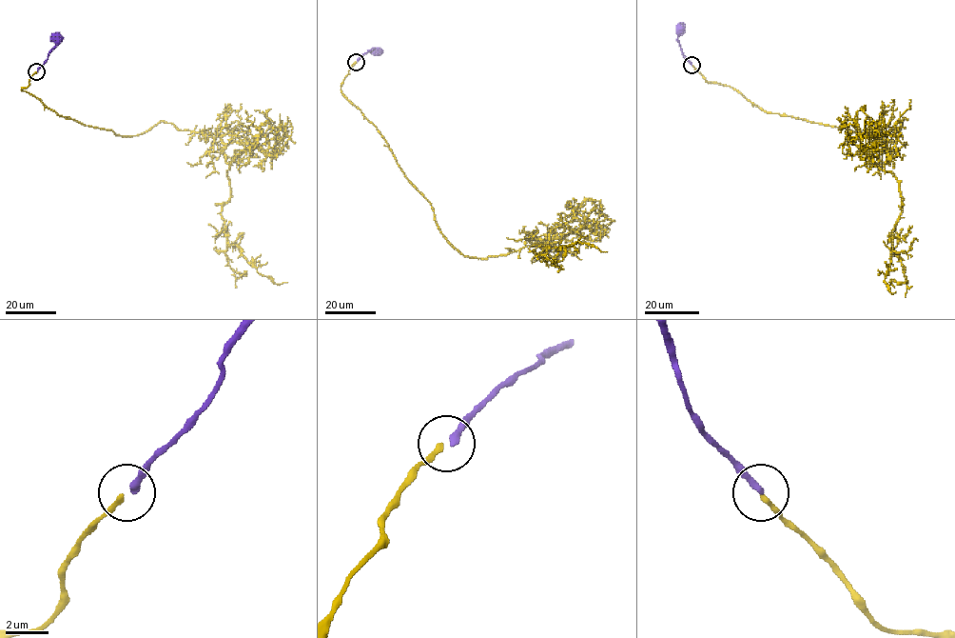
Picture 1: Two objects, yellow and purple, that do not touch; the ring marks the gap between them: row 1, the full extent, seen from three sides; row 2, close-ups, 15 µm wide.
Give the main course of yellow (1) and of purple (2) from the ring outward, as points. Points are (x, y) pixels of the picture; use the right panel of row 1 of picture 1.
1: (691, 65), (767, 112), (881, 134), (904, 117), (868, 154), (899, 184), (884, 281), (895, 291)
2: (691, 64), (681, 49), (678, 29)

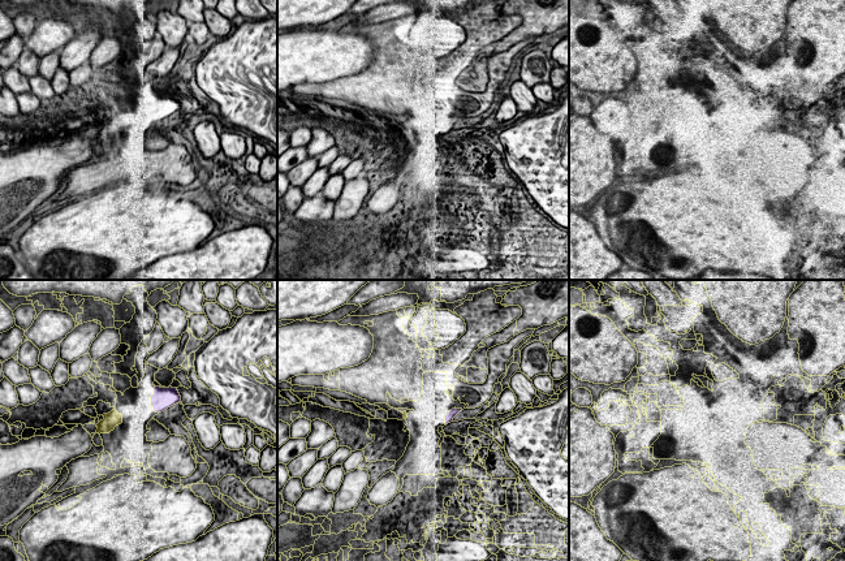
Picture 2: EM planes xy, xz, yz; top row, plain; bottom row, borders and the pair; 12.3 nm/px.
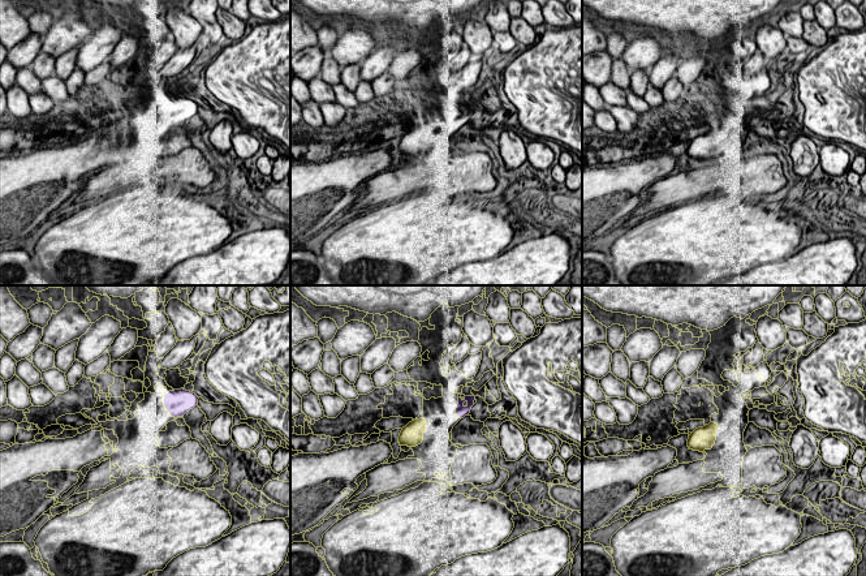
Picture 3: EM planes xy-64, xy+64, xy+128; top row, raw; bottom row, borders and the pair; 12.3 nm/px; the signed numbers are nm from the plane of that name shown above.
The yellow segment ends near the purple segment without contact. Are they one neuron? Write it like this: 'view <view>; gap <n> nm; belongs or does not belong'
view xy; gap 380 nm; belongs

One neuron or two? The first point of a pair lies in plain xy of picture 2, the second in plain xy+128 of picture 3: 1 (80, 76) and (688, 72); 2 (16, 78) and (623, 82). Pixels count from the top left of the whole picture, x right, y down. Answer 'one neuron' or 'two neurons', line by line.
1: two neurons
2: two neurons

